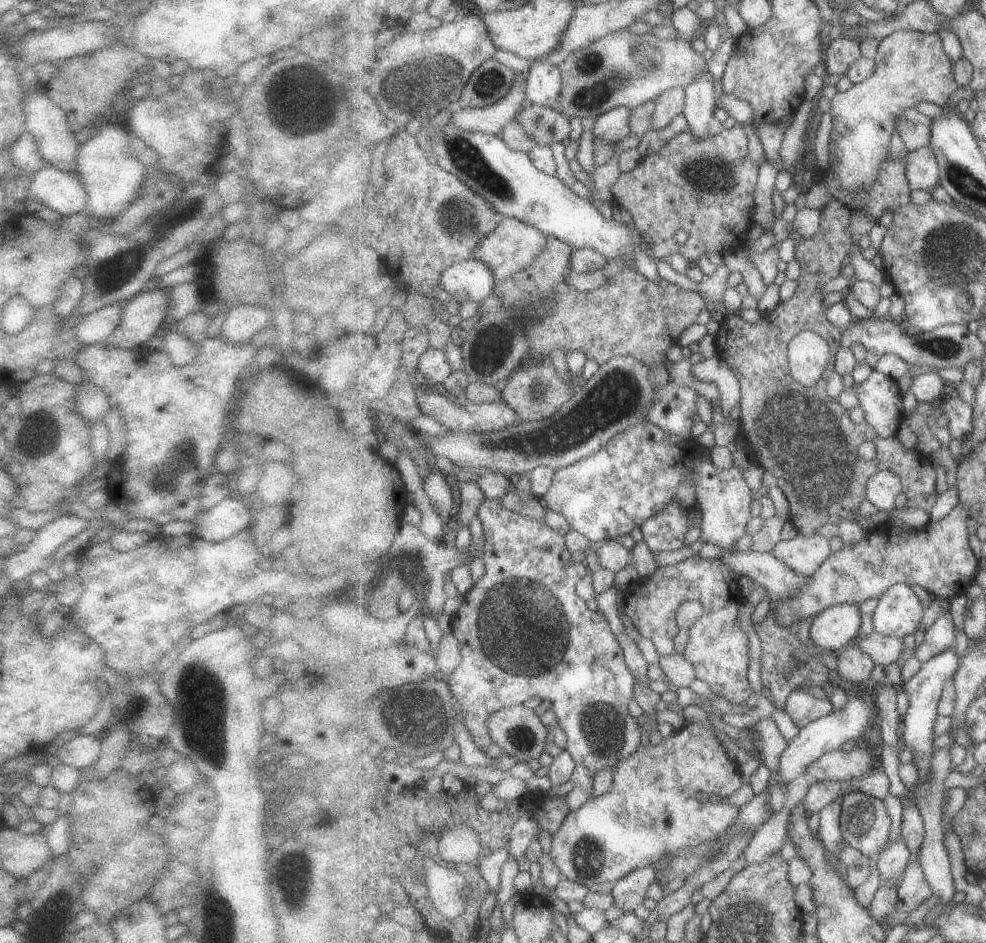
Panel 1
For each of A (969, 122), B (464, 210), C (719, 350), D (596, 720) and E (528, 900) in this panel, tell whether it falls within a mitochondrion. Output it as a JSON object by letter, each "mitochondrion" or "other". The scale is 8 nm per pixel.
{"A":"other","B":"mitochondrion","C":"other","D":"mitochondrion","E":"other"}

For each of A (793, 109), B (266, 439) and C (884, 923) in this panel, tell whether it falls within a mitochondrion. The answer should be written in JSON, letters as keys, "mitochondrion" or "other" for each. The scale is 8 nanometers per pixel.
{"A":"other","B":"other","C":"other"}

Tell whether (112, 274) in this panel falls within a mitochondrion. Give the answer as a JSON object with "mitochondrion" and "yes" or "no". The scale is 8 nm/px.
{"mitochondrion":"no"}

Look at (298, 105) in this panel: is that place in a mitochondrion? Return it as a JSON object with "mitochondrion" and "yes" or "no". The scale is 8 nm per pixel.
{"mitochondrion":"yes"}

